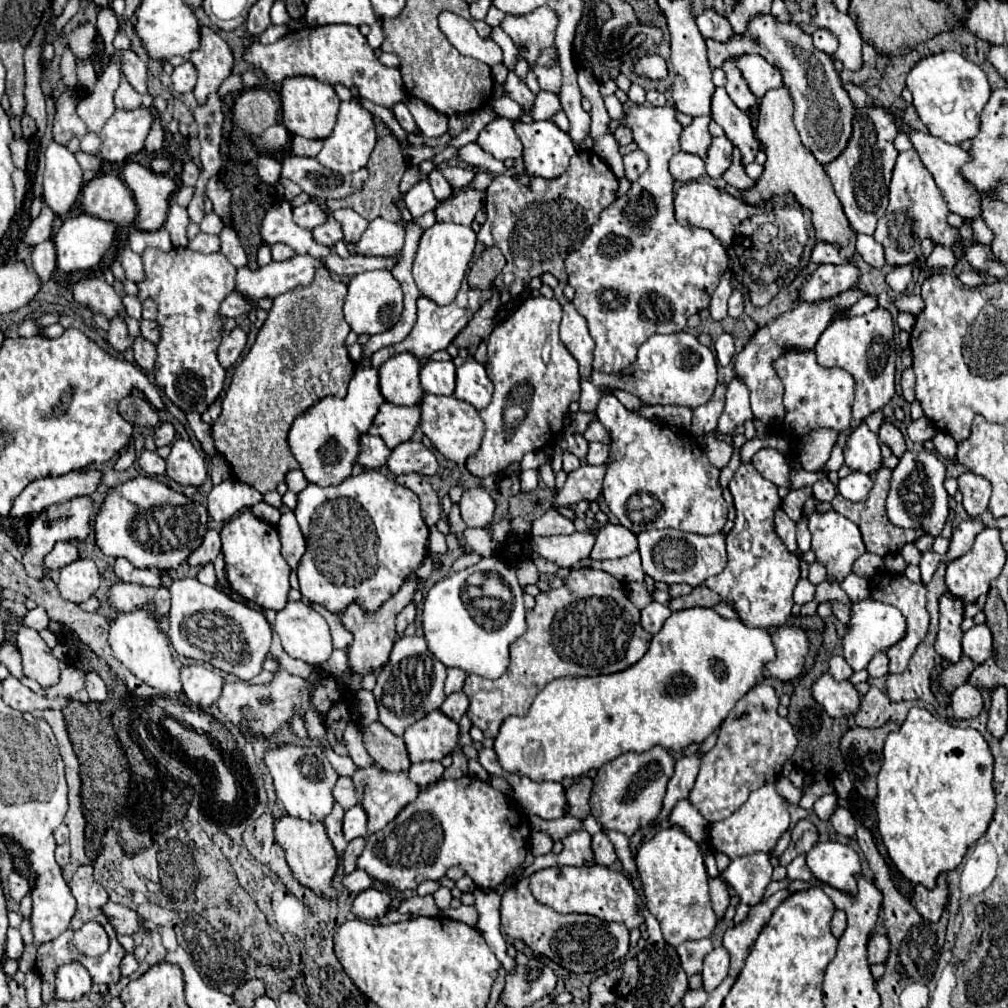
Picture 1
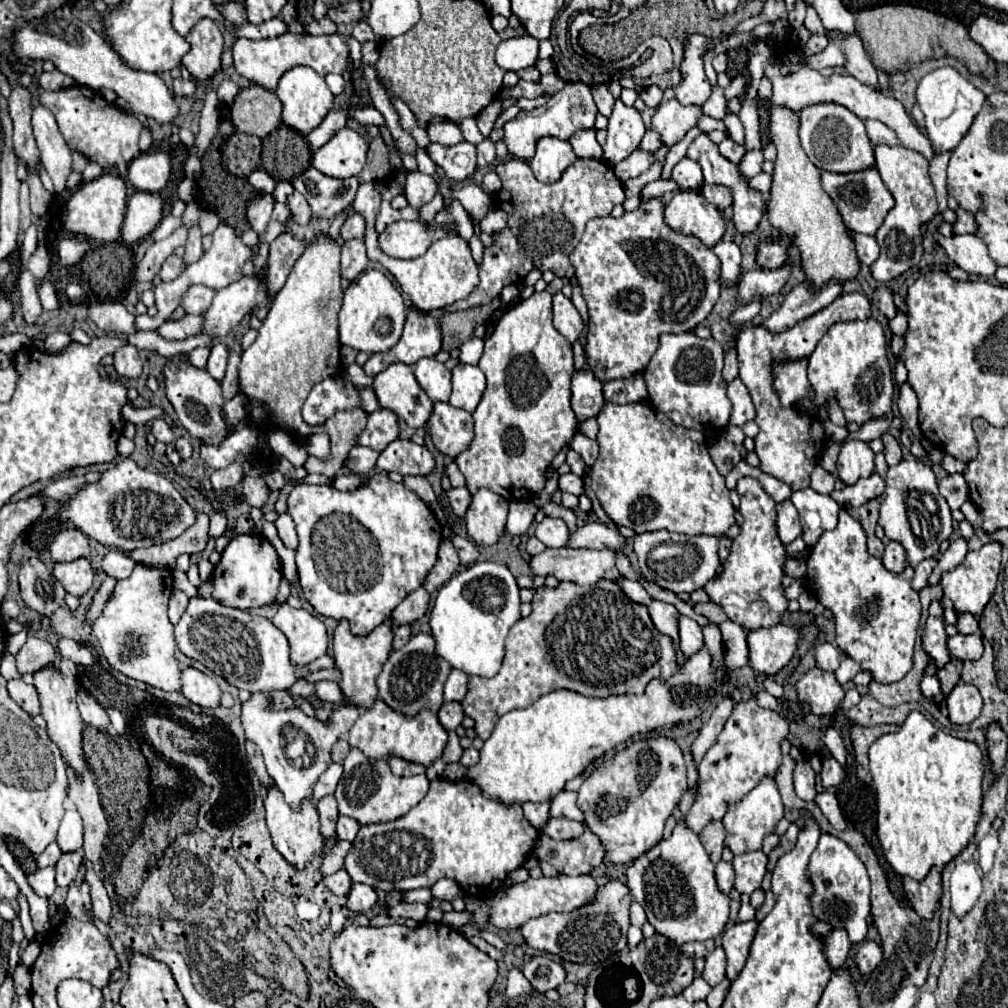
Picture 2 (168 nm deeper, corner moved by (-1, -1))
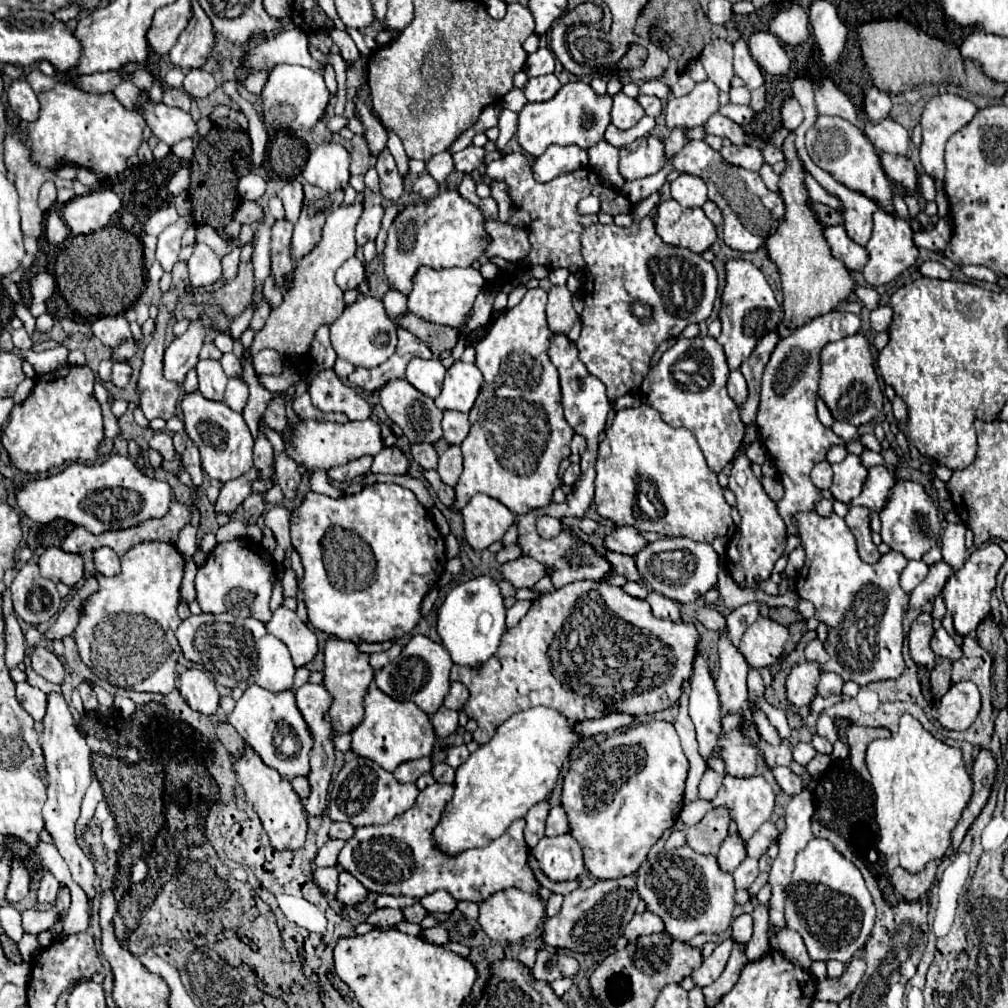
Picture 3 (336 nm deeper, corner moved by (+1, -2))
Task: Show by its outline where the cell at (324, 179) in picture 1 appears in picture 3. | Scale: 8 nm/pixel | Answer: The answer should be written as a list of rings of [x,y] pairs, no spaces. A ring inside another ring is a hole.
[[[304,183],[304,207],[298,223],[294,225],[294,237],[292,237],[294,261],[298,261],[316,247],[326,215],[338,209],[342,205],[342,199],[344,199],[344,189],[334,193],[324,193],[318,187]]]

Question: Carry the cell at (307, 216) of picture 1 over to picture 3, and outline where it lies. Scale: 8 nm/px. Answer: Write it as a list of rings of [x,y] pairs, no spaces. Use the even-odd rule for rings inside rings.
[[[298,179],[294,181],[288,181],[288,185],[278,193],[280,201],[284,203],[284,209],[286,209],[286,219],[290,223],[296,223],[298,217],[300,217],[300,209],[302,209],[302,199],[304,199],[304,193],[302,193],[302,183]]]

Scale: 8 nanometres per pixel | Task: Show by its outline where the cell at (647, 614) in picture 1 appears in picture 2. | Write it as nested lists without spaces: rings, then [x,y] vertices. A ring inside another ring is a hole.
[[[652,600],[648,610],[650,610],[650,618],[652,618],[654,626],[662,634],[668,634],[674,640],[678,665],[683,666],[685,658],[682,651],[678,650],[678,616],[680,616],[680,612],[672,604],[666,604],[666,602],[660,602],[660,600]]]

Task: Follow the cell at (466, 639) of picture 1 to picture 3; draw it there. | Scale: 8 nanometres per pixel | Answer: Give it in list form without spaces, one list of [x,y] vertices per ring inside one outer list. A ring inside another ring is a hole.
[[[478,575],[466,583],[458,583],[438,609],[438,635],[448,649],[452,663],[476,669],[492,659],[506,631],[506,607],[498,581],[492,575]]]

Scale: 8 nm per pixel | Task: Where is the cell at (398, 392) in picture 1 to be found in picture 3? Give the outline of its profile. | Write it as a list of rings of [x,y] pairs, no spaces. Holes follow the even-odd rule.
[[[394,379],[394,381],[388,381],[380,391],[380,405],[384,407],[386,415],[398,423],[404,431],[404,435],[412,441],[412,443],[436,443],[440,437],[442,437],[442,427],[440,427],[440,421],[442,421],[442,411],[436,407],[434,399],[426,397],[424,393],[420,393],[418,389],[414,389],[406,379]]]

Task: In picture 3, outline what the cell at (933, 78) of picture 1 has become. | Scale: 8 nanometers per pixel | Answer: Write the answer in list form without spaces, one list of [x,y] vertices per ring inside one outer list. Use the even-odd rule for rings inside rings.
[[[938,93],[930,101],[924,103],[924,111],[922,111],[922,119],[920,119],[920,125],[922,125],[920,165],[928,175],[932,175],[936,179],[938,191],[942,191],[942,179],[944,179],[944,145],[954,133],[958,133],[964,125],[968,125],[972,121],[976,111],[978,111],[978,107],[970,99],[964,99],[954,93]]]

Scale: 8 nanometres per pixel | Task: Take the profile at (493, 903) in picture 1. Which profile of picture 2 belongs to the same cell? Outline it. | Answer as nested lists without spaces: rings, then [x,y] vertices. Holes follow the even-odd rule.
[[[518,968],[510,970],[510,974],[508,974],[508,986],[506,986],[506,1000],[518,998],[518,996],[532,996],[532,994],[534,994],[532,986],[524,978],[524,974]]]

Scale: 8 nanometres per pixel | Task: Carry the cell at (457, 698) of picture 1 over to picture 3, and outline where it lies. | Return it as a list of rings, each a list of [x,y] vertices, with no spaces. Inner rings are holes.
[[[440,707],[434,715],[432,715],[432,725],[434,725],[434,731],[440,739],[452,735],[458,727],[458,711],[452,711],[452,709],[446,709],[446,707]]]

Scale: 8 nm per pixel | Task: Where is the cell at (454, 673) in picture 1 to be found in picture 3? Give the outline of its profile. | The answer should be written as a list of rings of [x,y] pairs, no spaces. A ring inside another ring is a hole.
[[[454,681],[450,685],[450,691],[448,691],[446,699],[444,699],[444,707],[448,707],[448,709],[460,709],[466,703],[466,699],[468,699],[468,689],[462,683]]]

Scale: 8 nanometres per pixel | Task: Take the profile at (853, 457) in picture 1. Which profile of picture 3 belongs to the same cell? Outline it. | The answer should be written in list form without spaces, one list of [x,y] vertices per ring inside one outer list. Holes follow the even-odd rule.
[[[848,453],[848,457],[842,463],[832,465],[832,469],[834,469],[834,483],[832,483],[830,491],[832,491],[834,499],[850,503],[852,497],[860,495],[868,469],[864,467],[862,459],[852,453]]]

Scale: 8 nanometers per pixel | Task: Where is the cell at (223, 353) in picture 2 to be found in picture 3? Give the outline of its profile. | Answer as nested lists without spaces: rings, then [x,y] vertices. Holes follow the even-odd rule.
[[[206,359],[206,361],[198,361],[196,365],[198,371],[198,383],[200,383],[200,393],[208,399],[214,401],[222,401],[222,393],[226,389],[228,377],[220,365],[220,361],[214,359]]]

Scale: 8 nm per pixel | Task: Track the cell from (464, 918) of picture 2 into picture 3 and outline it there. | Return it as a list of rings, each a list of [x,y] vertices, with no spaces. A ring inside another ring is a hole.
[[[510,887],[510,889],[494,893],[492,897],[488,897],[486,901],[480,903],[478,923],[480,923],[482,931],[494,941],[520,941],[520,939],[528,937],[542,923],[544,911],[546,911],[546,901],[540,895]]]

